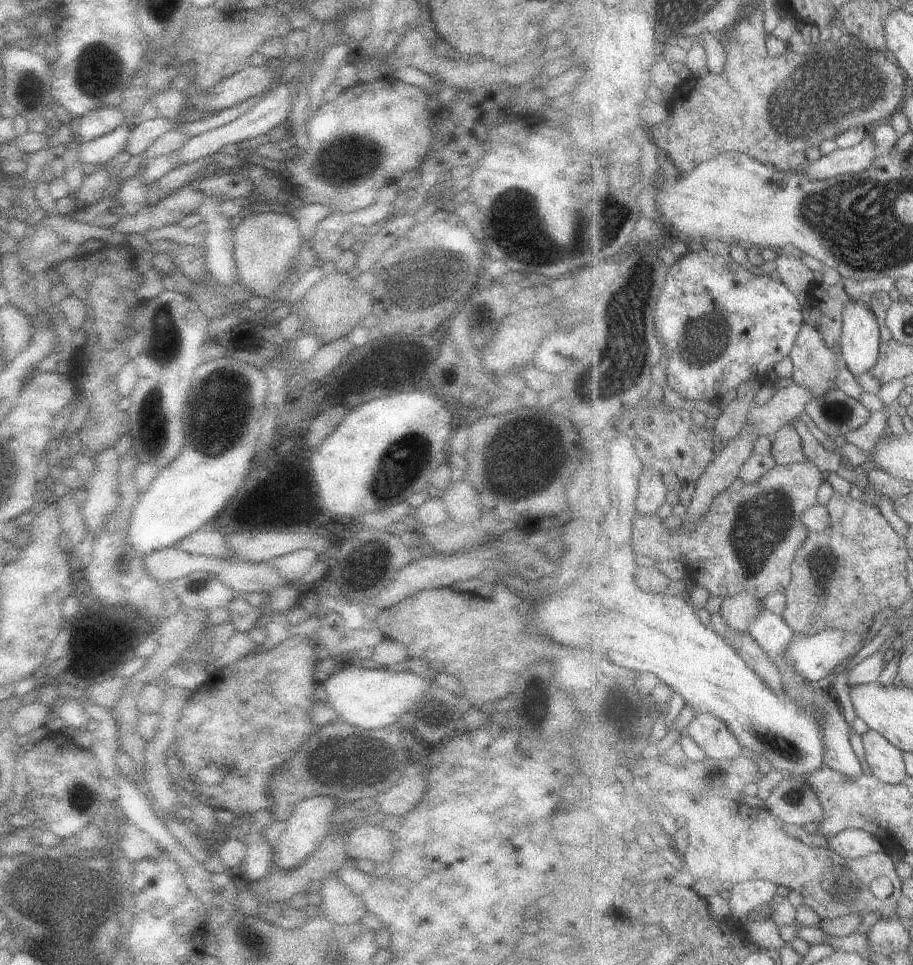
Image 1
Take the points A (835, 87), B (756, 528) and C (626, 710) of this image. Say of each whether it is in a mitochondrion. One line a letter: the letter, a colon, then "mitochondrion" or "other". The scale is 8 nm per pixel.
A: mitochondrion
B: mitochondrion
C: other

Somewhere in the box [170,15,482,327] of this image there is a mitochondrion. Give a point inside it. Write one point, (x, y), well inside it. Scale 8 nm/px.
(353, 155)

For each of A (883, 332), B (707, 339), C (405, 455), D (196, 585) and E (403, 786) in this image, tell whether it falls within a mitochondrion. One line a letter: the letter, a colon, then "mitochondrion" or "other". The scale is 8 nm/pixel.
A: other
B: mitochondrion
C: mitochondrion
D: other
E: other

